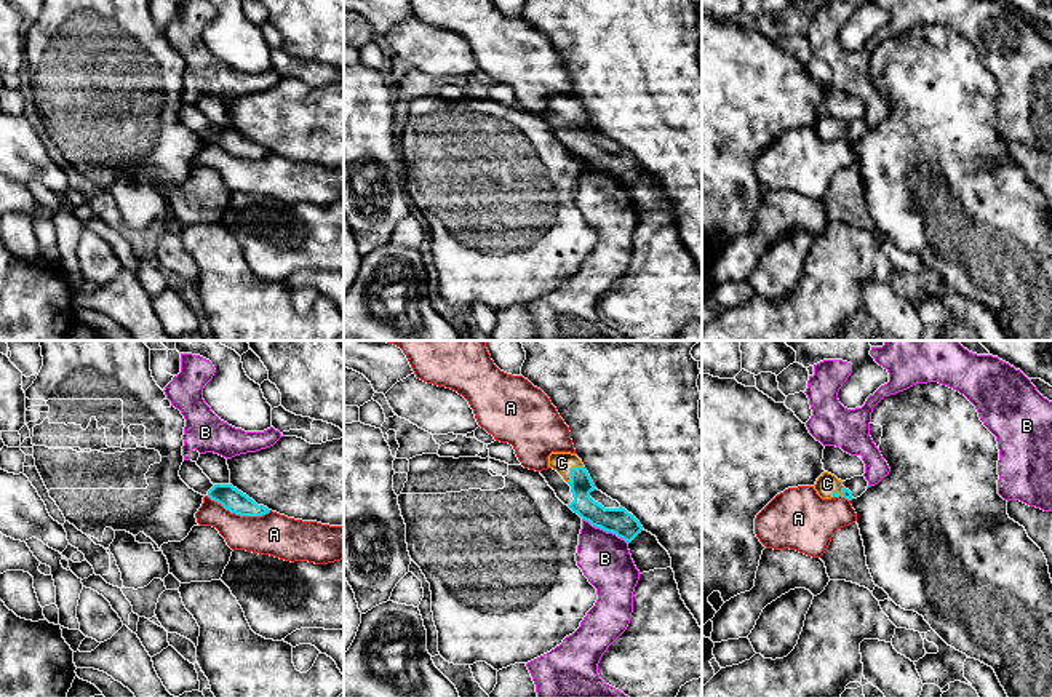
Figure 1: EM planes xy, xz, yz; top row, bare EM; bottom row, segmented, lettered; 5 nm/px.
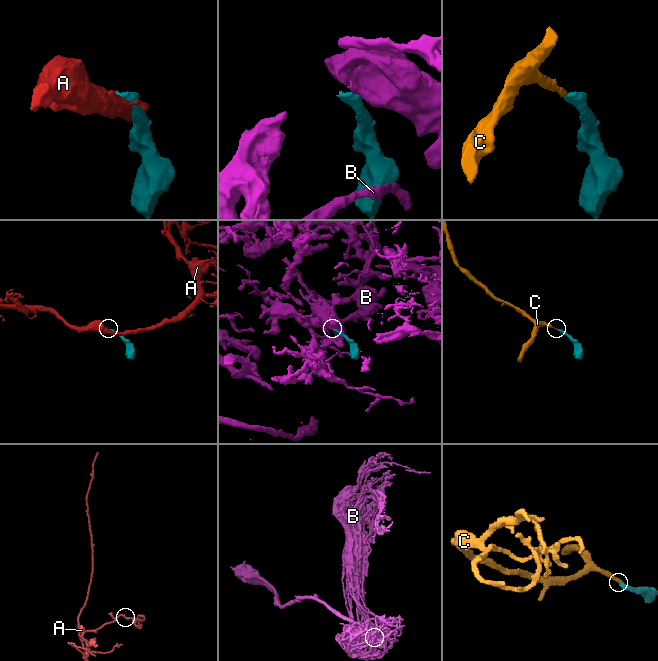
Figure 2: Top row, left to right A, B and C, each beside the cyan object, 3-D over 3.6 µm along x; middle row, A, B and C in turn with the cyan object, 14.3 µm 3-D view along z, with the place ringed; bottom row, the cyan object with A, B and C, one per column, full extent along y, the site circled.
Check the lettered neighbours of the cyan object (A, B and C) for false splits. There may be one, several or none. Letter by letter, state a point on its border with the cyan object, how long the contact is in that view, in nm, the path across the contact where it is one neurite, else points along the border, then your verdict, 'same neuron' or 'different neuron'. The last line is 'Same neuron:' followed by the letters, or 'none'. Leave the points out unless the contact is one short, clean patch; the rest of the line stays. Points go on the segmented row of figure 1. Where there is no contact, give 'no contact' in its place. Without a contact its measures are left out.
A: xy (239, 513) | 340 nm | different neuron
B: xz (605, 529) | 260 nm | along xz (582, 518), (614, 533), (627, 544) | different neuron
C: xz (571, 470) | 120 nm | across xz (581, 483), (571, 470), (561, 462) | same neuron
Same neuron: C

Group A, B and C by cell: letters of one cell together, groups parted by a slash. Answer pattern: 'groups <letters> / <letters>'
groups A / B / C

